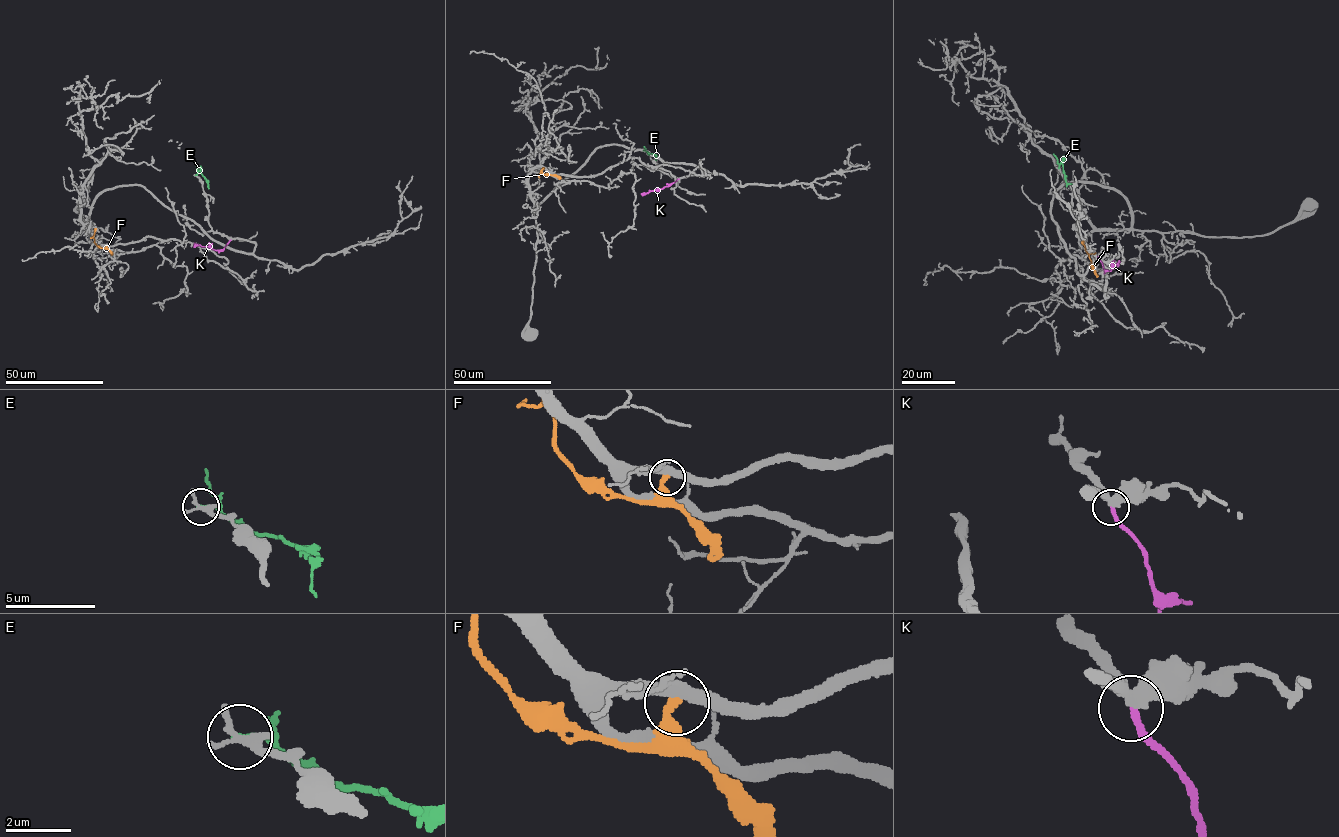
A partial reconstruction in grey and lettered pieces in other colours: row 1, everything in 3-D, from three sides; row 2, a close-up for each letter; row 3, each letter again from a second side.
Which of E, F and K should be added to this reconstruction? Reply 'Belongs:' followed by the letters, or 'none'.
Belongs: K

